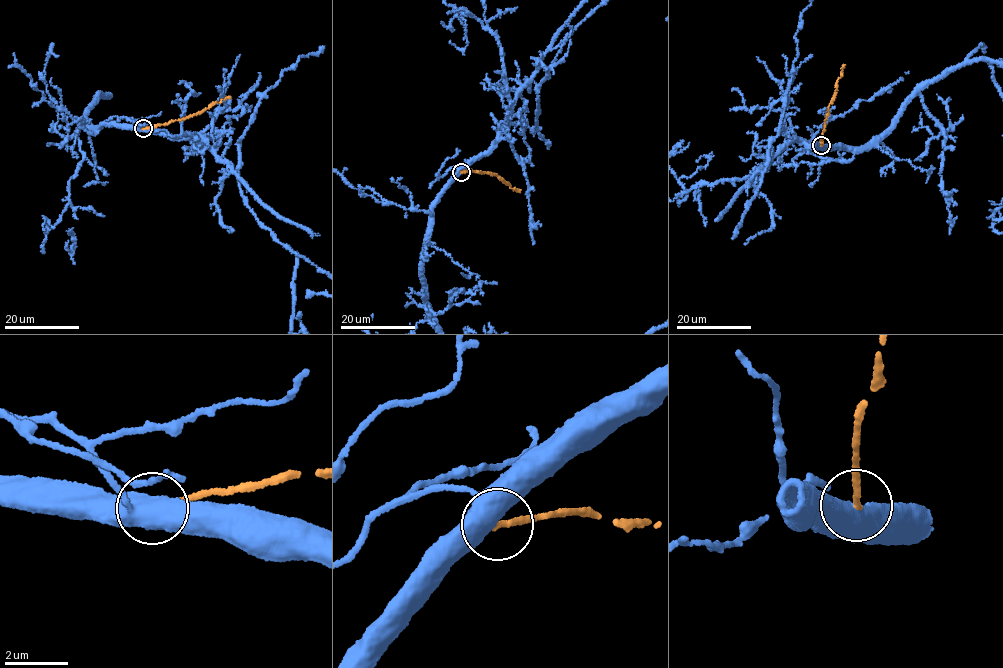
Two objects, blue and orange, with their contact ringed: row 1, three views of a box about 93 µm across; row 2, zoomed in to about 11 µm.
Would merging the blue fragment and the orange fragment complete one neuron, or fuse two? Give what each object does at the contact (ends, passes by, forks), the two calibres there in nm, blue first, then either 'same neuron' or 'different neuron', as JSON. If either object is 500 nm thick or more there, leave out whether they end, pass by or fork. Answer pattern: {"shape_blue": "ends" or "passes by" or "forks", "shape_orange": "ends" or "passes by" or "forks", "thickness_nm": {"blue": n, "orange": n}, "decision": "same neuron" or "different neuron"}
{"thickness_nm": {"blue": 750, "orange": 200}, "decision": "different neuron"}

